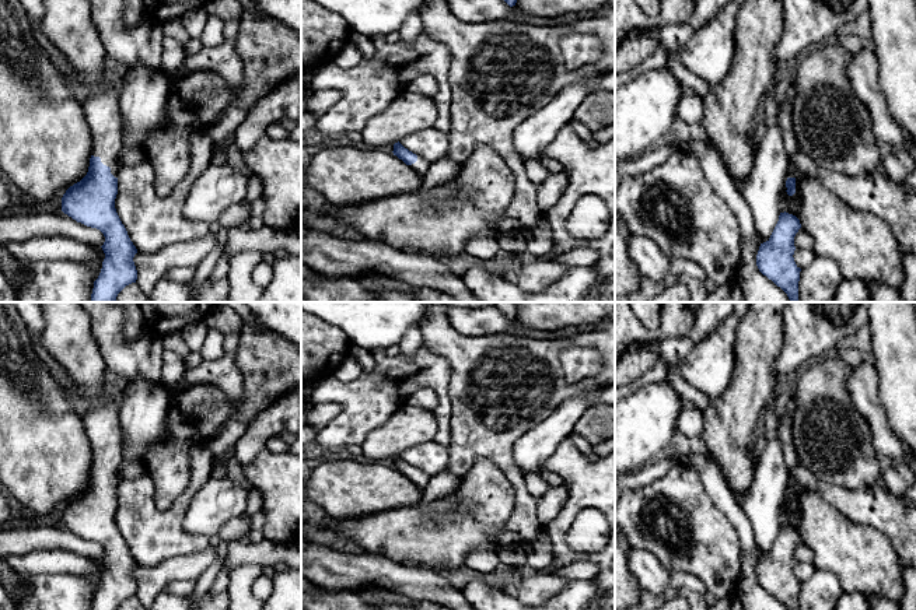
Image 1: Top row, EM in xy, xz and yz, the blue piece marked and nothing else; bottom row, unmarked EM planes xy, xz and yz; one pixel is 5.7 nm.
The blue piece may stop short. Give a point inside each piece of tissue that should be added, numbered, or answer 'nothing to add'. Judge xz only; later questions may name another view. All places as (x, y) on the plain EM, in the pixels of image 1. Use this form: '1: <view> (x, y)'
1: xz (422, 479)

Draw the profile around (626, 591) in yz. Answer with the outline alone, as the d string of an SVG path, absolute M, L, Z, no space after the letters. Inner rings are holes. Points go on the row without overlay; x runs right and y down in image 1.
M615 530L615 610L637 604L640 588L629 569L629 554L625 539Z

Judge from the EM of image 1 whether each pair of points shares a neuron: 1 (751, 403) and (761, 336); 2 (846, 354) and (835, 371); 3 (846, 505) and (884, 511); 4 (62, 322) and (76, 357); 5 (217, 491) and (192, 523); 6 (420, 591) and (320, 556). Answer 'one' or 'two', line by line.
1: one
2: two
3: one
4: one
5: one
6: one

